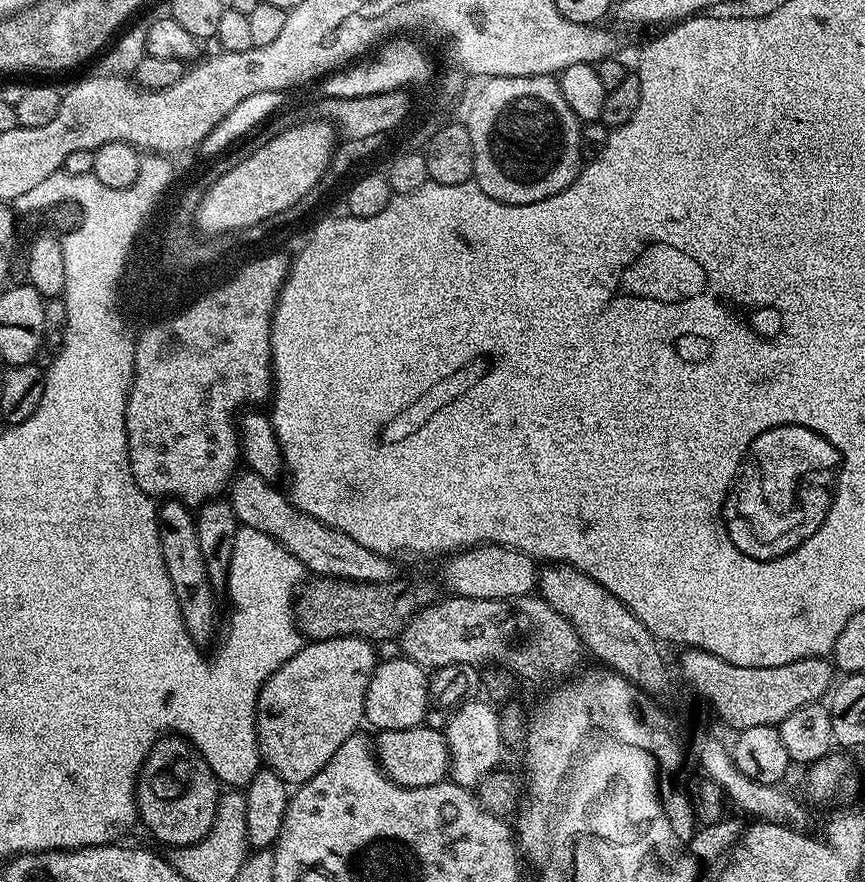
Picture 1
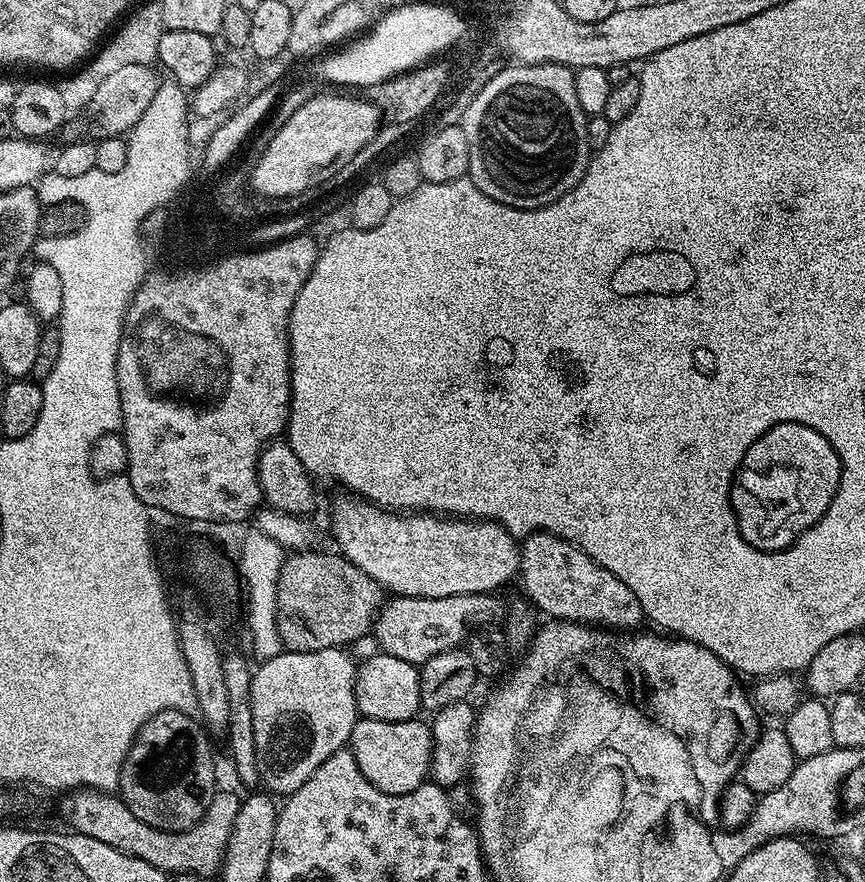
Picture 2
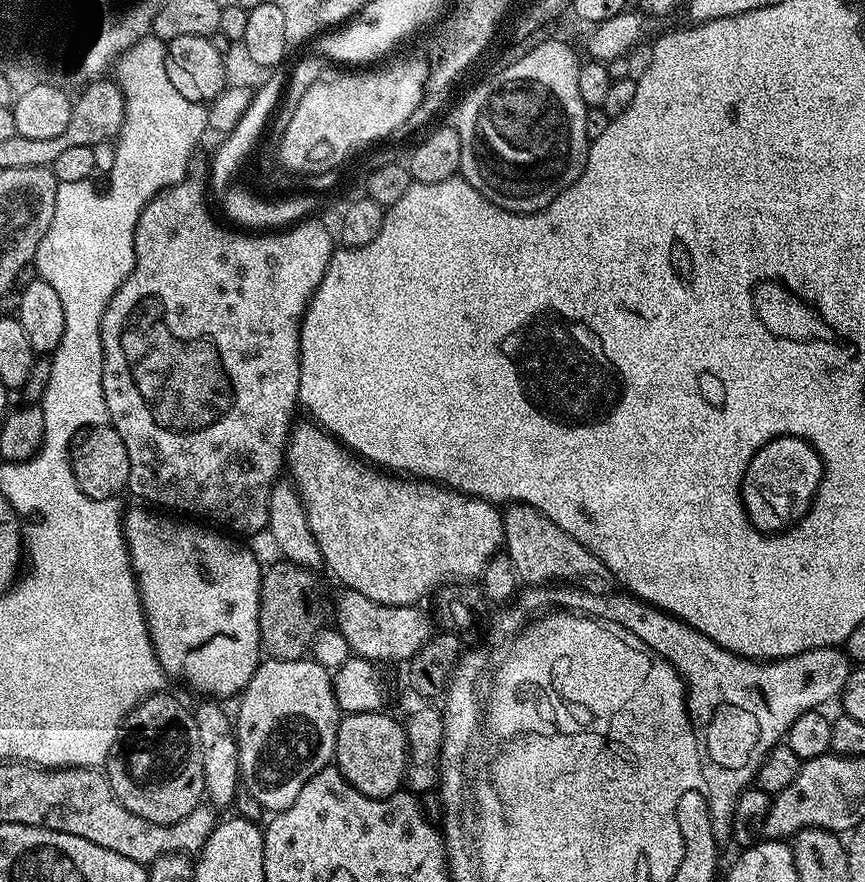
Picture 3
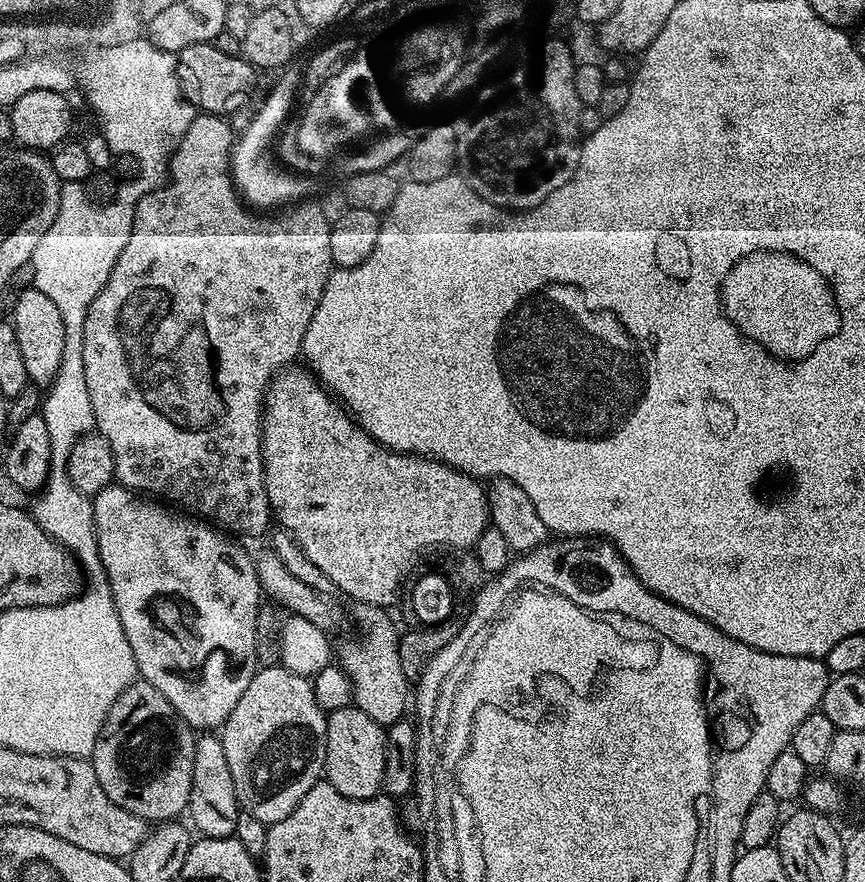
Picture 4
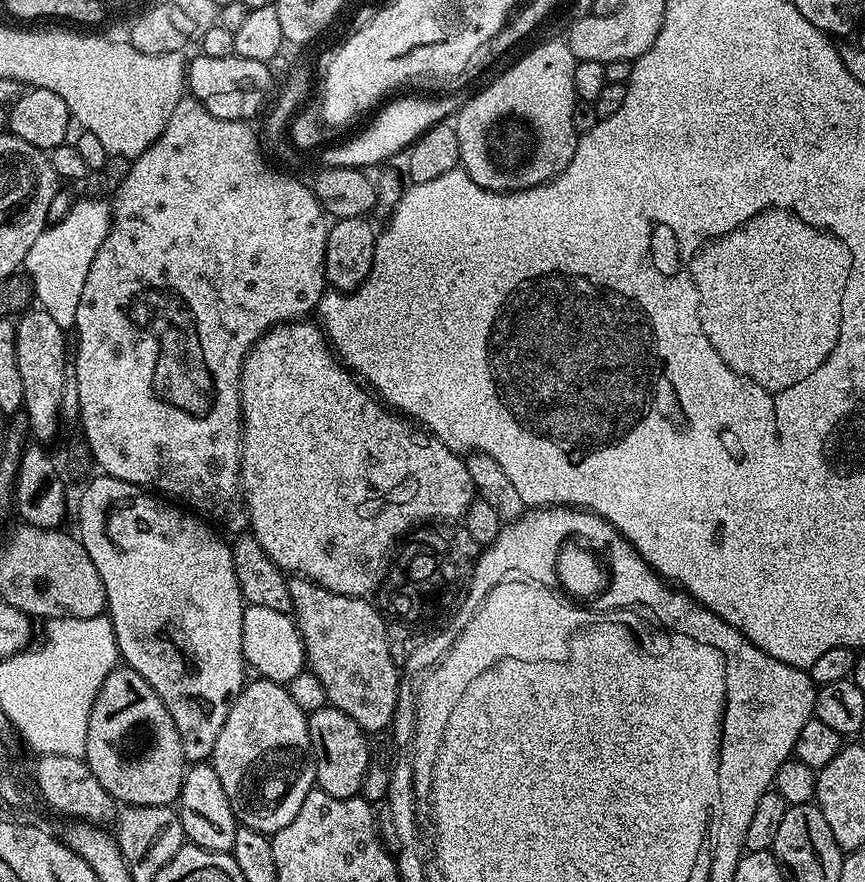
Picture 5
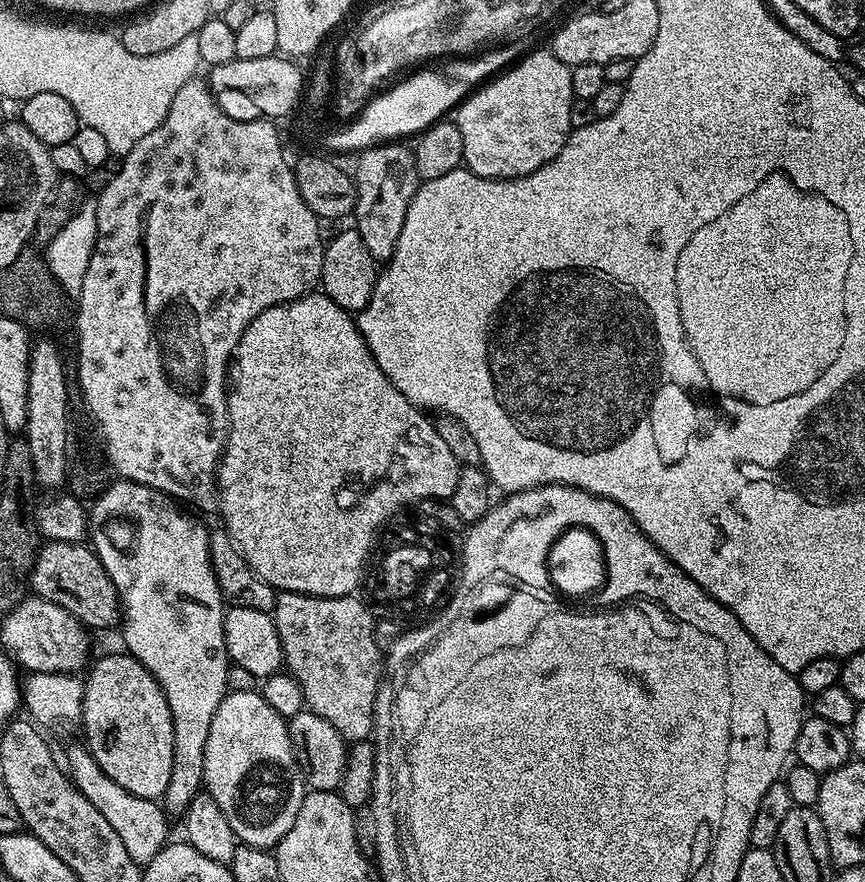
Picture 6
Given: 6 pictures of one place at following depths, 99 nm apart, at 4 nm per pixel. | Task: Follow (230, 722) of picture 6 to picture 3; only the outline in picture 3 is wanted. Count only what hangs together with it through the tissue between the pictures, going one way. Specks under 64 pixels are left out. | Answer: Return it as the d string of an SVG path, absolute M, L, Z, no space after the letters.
M313 658L302 660L265 659L238 697L240 709L234 712L238 766L243 787L269 813L286 810L298 798L298 790L323 768L333 763L336 754L336 735L342 719L332 689L332 672Z

